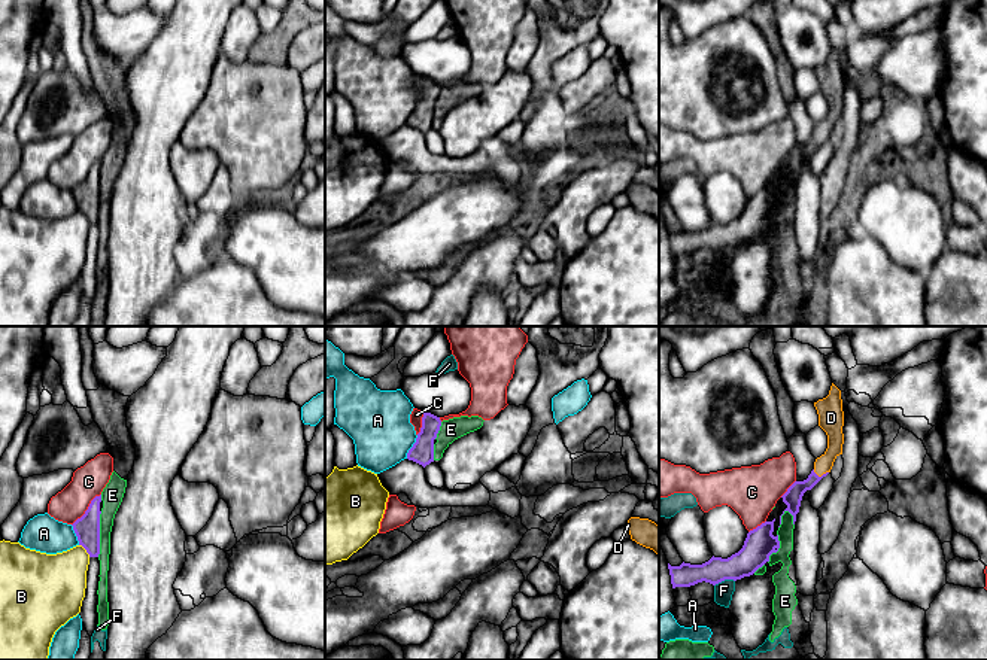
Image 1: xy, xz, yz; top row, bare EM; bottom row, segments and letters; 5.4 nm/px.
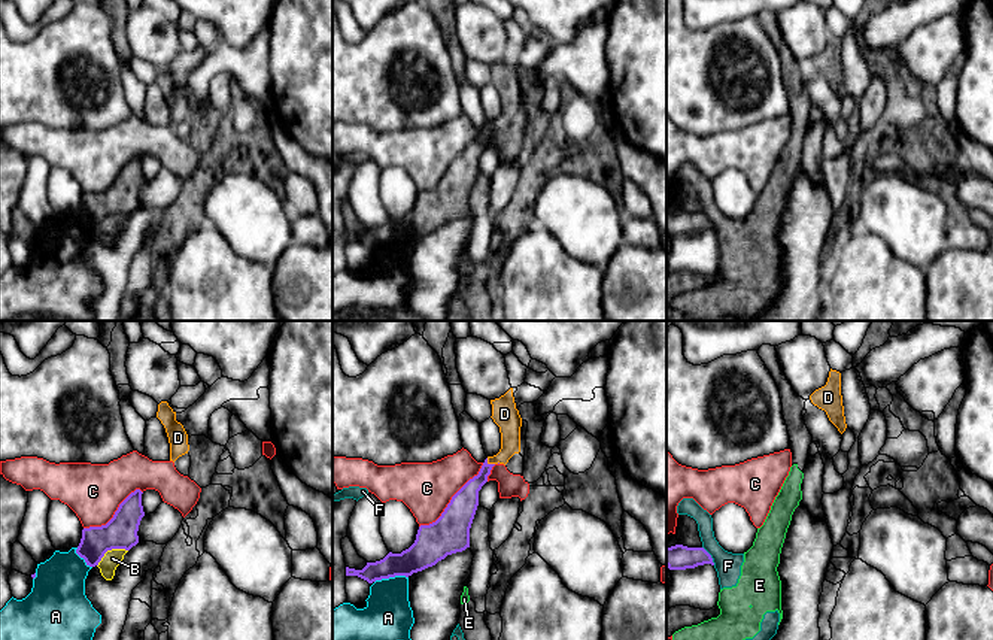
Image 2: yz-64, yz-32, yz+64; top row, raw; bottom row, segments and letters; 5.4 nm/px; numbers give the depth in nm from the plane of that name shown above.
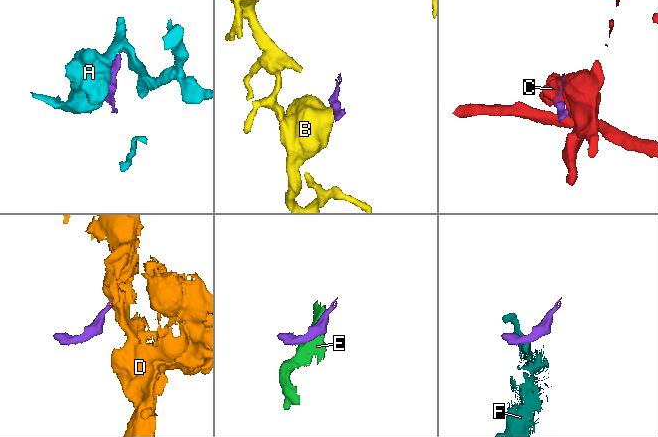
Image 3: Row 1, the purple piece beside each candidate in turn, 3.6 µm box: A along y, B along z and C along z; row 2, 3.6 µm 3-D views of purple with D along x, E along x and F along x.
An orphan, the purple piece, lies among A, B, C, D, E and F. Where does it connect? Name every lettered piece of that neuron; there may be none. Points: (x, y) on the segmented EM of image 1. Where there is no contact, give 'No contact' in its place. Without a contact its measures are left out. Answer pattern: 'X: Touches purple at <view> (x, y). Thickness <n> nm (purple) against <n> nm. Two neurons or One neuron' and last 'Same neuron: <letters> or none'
A: Touches purple at xz (412, 447). Thickness 130 nm (purple) against 340 nm. Two neurons
B: Touches purple at xy (85, 549). Thickness 140 nm (purple) against 320 nm. Two neurons
C: Touches purple at xy (88, 508). Thickness 140 nm (purple) against 180 nm. Two neurons
D: Touches purple at yz (822, 476). Thickness 100 nm (purple) against 100 nm. One neuron
E: Touches purple at xy (99, 534). Thickness 140 nm (purple) against 120 nm. Two neurons
F: Touches purple at yz (723, 580). Thickness 160 nm (purple) against 100 nm. Two neurons
Same neuron: D

